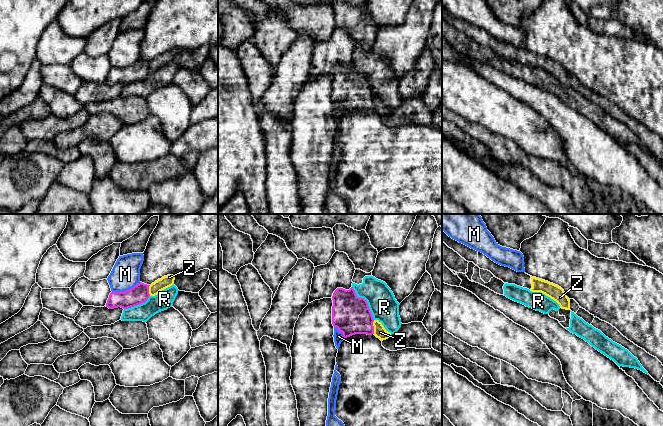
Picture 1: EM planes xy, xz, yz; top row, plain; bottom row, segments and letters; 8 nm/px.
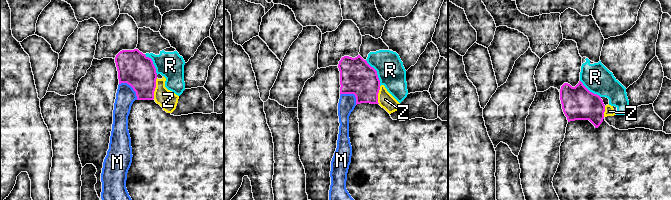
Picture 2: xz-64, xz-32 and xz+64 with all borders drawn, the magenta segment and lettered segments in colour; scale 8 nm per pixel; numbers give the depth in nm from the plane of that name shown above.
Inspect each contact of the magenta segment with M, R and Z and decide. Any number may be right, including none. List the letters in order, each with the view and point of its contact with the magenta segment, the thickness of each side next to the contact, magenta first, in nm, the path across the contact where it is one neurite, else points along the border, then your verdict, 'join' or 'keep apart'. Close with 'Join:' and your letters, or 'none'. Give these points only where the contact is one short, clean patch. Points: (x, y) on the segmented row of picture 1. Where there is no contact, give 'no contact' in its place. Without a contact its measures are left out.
M: contact xy (127, 290); calibres 150 and 220 nm; keep apart
R: contact xz (366, 301); calibres 300 and 220 nm; keep apart
Z: contact xz (373, 327); calibres 300 and 100 nm; border xz (374, 320), (373, 333); keep apart
Join: none

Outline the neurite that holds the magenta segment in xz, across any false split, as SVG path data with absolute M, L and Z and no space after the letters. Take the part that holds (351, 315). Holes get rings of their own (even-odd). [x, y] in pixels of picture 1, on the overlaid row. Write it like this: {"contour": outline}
{"contour": "M351 287L349 290L337 288L332 296L332 324L343 333L343 337L347 338L355 334L374 334L373 316L369 309L368 303L364 298L359 298L355 290Z"}

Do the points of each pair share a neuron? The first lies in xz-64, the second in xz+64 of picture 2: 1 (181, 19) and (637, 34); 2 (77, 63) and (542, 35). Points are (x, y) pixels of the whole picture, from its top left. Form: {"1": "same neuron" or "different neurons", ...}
{"1": "same neuron", "2": "different neurons"}

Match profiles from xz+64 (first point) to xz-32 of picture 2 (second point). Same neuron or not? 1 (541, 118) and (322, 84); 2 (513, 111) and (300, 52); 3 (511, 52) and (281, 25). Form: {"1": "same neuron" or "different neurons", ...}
{"1": "same neuron", "2": "same neuron", "3": "same neuron"}

